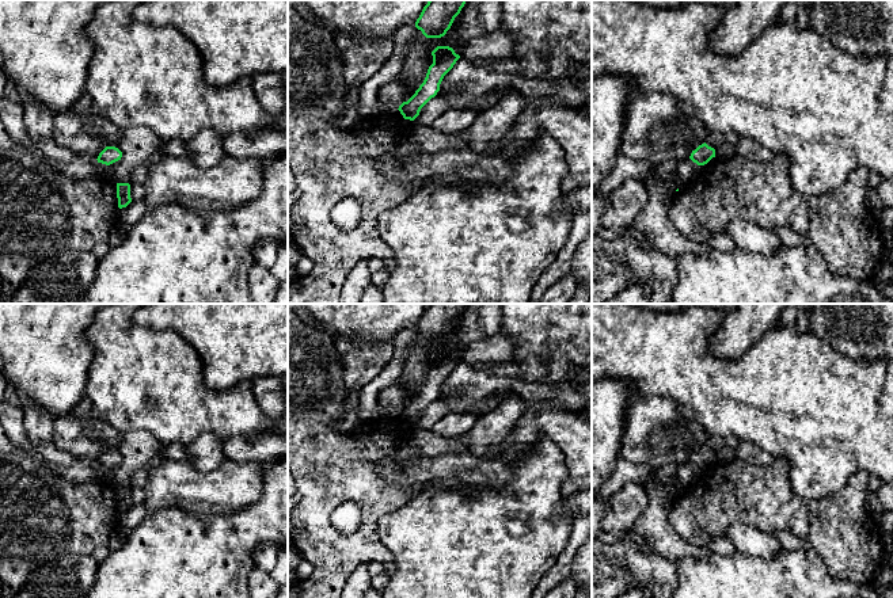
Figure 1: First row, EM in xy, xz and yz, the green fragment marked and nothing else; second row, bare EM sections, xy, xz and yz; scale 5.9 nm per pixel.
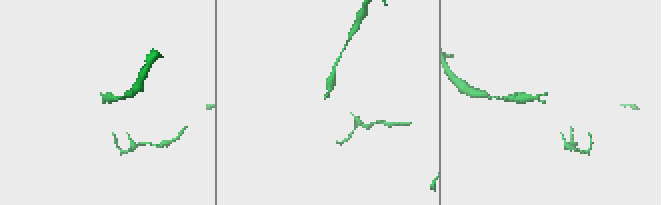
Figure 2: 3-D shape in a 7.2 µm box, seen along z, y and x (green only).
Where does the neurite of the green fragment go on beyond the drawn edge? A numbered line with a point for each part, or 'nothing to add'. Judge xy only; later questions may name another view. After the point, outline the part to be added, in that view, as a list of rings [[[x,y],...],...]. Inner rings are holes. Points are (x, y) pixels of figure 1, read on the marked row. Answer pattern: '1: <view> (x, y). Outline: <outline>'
nothing to add

